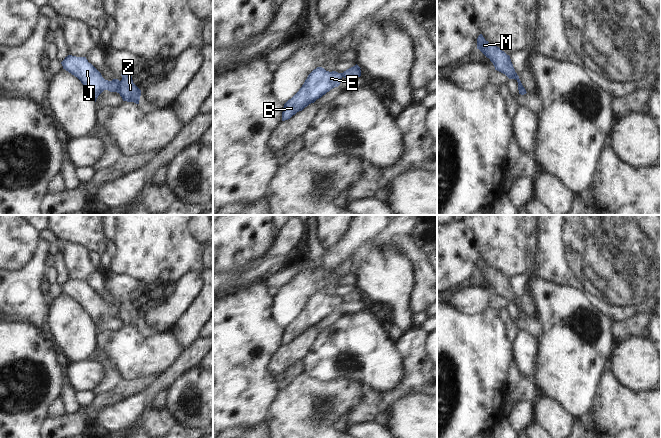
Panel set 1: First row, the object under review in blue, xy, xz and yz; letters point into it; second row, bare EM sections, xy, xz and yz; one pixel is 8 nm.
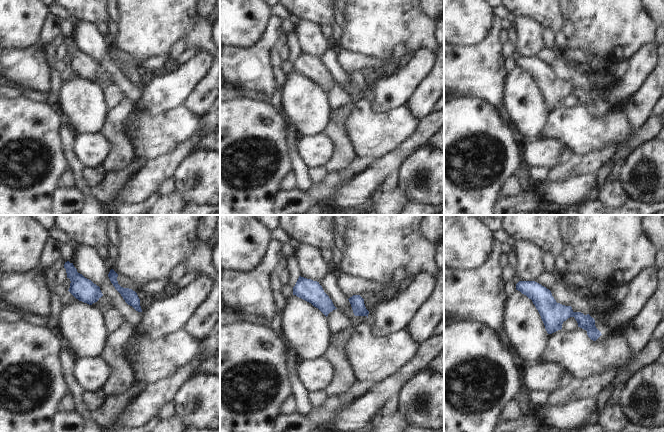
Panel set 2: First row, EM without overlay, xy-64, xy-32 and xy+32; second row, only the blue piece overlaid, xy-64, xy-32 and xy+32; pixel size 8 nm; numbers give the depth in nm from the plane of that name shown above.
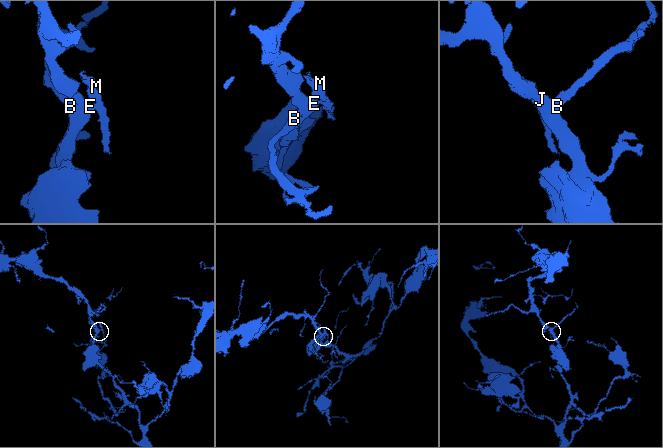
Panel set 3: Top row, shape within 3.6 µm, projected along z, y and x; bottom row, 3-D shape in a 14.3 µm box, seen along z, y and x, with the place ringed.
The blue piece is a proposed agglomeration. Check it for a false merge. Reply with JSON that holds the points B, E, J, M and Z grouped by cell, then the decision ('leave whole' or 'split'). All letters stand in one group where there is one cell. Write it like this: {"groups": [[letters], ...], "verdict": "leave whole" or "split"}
{"groups": [["B", "E", "J"], ["M", "Z"]], "verdict": "split"}

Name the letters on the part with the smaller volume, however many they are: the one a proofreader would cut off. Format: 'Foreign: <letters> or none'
Foreign: M, Z

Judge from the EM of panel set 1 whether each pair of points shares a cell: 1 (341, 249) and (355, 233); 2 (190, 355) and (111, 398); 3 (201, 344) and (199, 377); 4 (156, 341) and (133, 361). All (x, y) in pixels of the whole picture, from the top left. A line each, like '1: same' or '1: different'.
1: same
2: different
3: different
4: same

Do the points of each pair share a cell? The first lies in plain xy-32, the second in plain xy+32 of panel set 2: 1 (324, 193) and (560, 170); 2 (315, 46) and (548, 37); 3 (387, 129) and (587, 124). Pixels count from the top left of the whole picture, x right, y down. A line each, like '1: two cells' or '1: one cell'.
1: one cell
2: two cells
3: one cell

